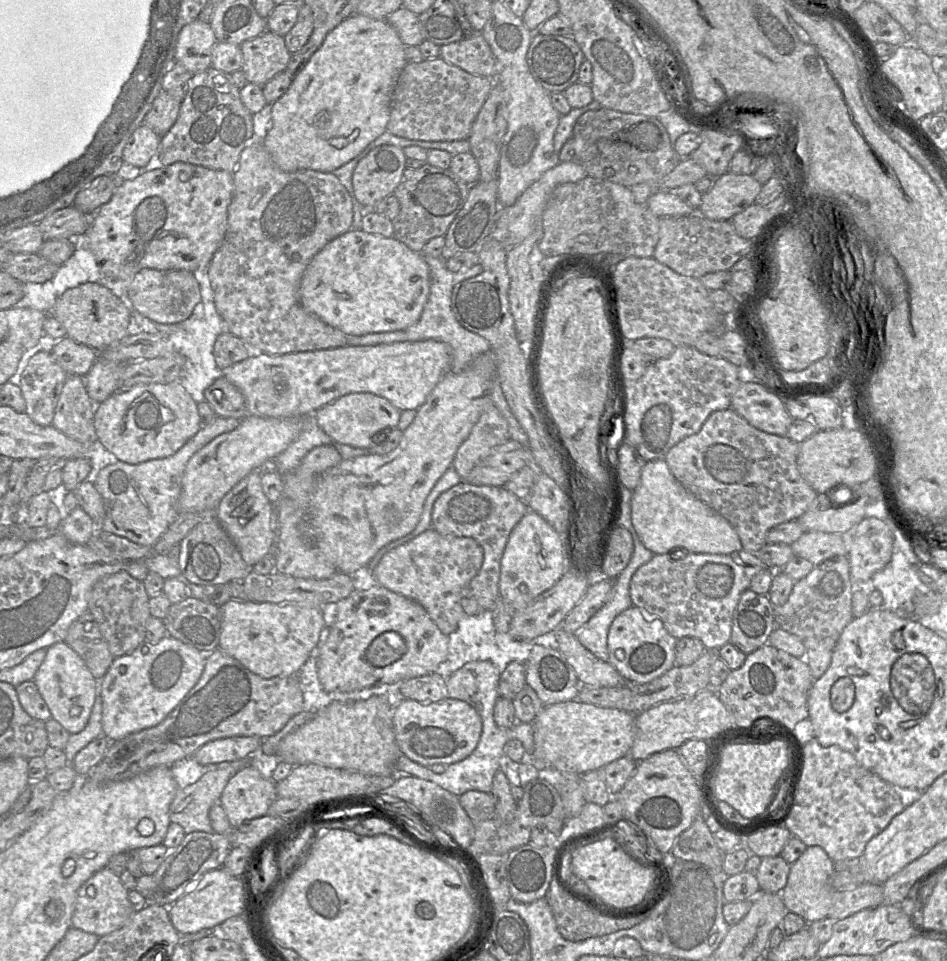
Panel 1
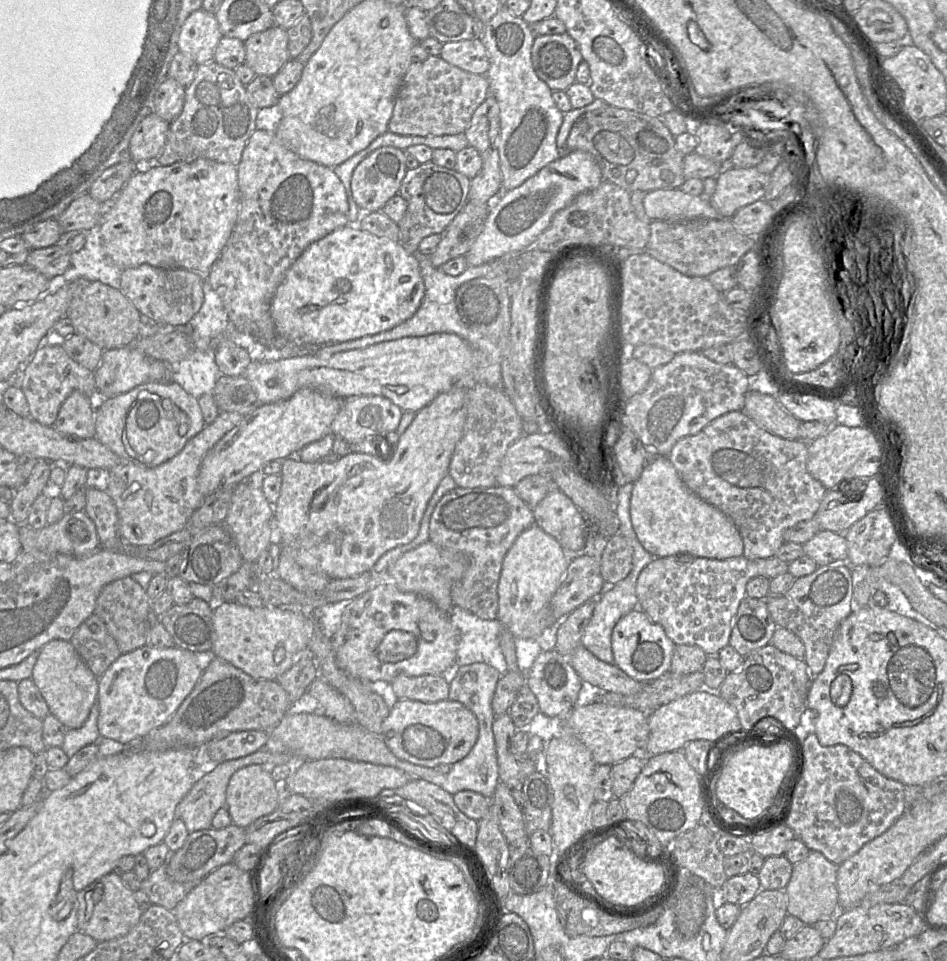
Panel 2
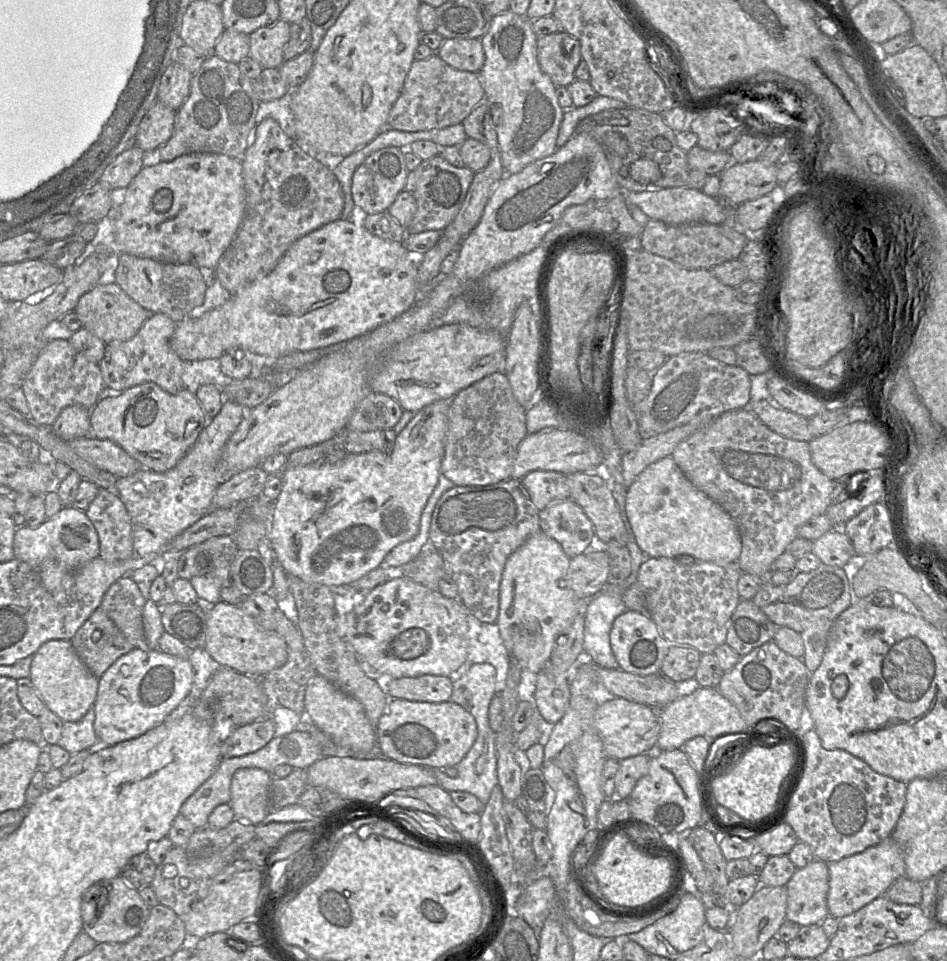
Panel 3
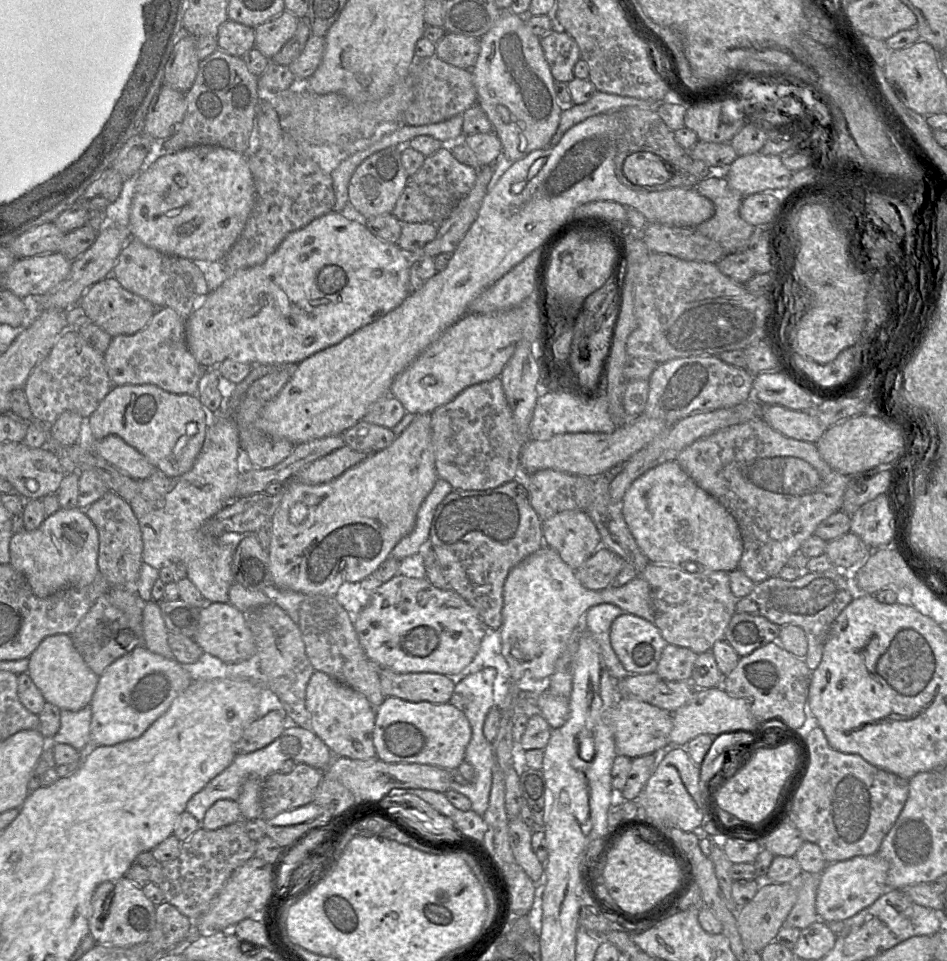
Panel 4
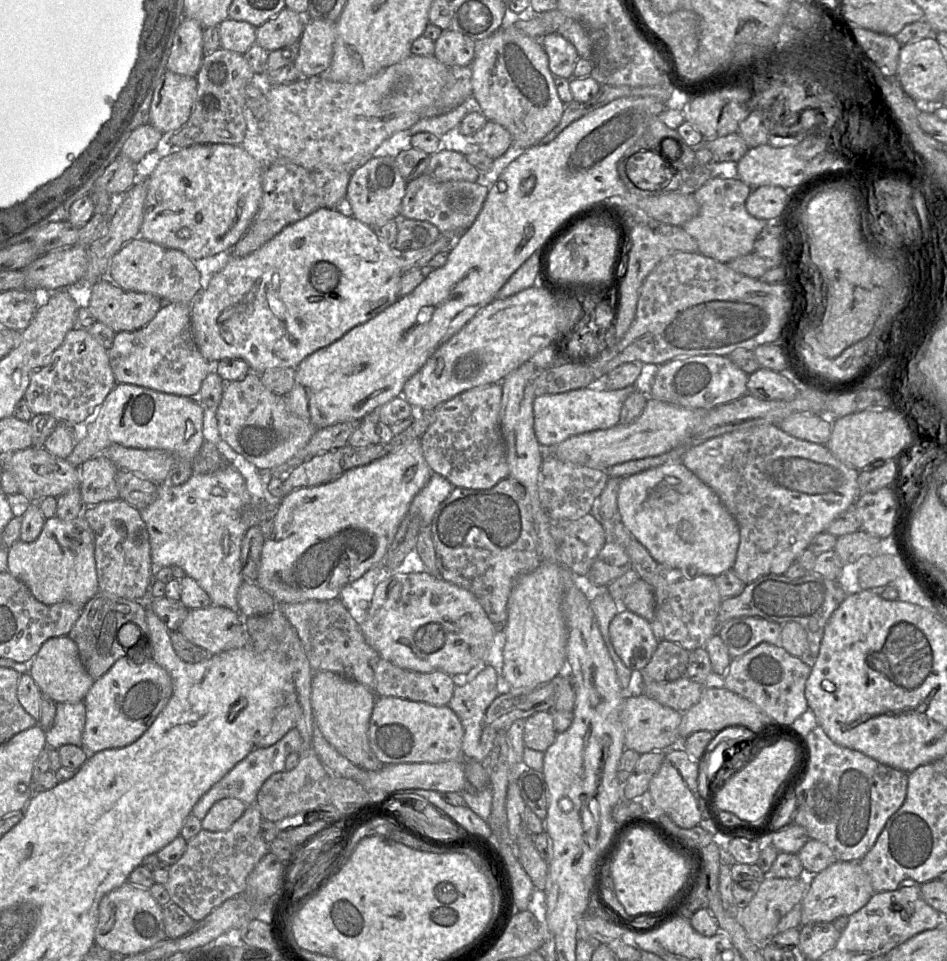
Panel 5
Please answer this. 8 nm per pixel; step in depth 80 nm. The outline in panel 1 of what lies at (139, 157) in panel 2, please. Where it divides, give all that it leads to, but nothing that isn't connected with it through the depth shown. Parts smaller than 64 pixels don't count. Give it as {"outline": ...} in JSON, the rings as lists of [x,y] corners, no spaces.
{"outline":[[[145,125],[139,126],[130,137],[123,150],[125,164],[145,167],[157,153],[161,136]]]}

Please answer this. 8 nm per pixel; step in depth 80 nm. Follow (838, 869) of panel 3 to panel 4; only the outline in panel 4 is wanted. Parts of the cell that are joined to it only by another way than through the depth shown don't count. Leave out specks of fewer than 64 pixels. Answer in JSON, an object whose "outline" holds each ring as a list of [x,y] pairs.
{"outline":[[[877,853],[828,863],[820,874],[816,892],[815,908],[819,919],[844,921],[870,906],[890,889],[886,884],[888,869],[887,861]]]}

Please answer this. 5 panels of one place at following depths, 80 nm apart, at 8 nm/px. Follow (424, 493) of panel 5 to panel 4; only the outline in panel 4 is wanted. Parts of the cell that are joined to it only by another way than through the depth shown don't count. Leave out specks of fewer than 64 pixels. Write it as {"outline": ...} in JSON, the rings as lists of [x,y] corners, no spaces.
{"outline":[[[438,477],[433,489],[419,508],[412,532],[396,544],[390,557],[401,561],[422,551],[424,546],[428,544],[432,520],[438,505],[453,490],[449,482]]]}

